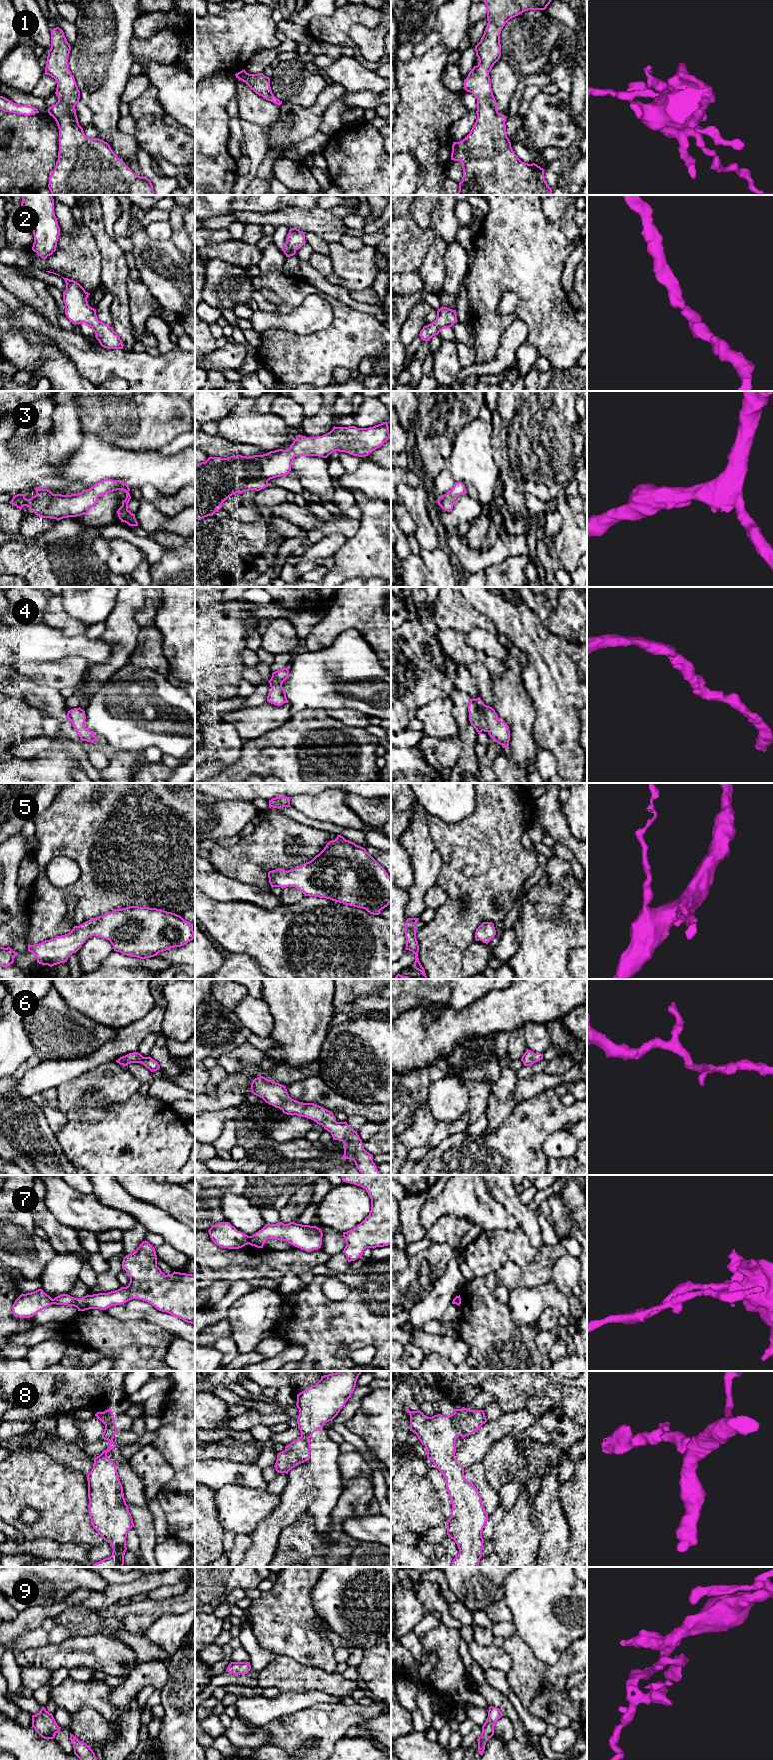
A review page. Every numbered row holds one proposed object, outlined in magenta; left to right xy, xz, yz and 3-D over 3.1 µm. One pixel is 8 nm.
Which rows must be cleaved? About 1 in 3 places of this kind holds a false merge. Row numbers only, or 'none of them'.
7, 8

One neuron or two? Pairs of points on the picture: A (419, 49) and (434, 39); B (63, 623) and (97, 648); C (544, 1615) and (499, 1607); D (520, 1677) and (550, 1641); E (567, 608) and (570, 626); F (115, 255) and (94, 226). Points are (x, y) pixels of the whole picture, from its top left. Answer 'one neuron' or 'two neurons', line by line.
A: one neuron
B: two neurons
C: two neurons
D: two neurons
E: one neuron
F: one neuron

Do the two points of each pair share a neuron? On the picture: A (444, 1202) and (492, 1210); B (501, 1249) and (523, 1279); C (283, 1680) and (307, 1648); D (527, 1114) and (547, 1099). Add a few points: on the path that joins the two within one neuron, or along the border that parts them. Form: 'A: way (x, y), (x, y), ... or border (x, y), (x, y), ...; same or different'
A: way (456, 1202), (473, 1202), (480, 1208); same
B: border (533, 1260), (524, 1265), (506, 1261), (494, 1272); different
C: border (277, 1656), (291, 1657), (302, 1665), (320, 1668); different
D: way (532, 1114), (542, 1104); same

